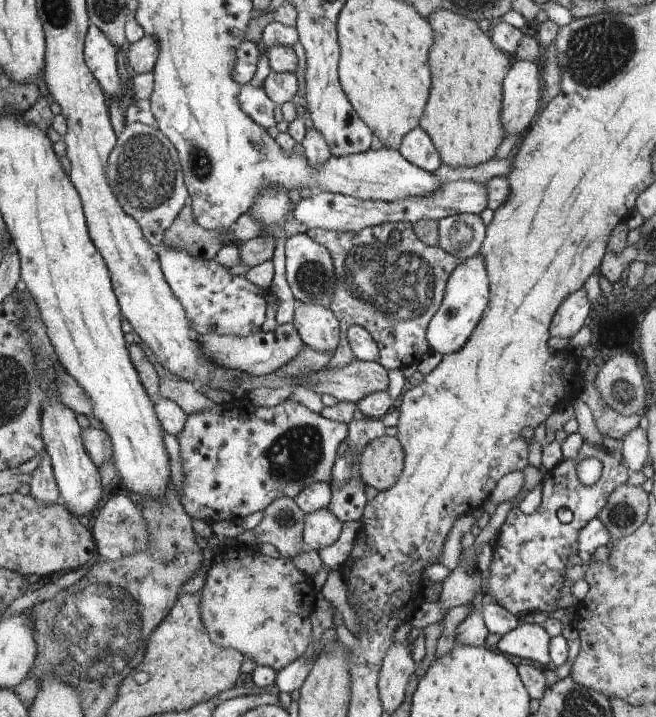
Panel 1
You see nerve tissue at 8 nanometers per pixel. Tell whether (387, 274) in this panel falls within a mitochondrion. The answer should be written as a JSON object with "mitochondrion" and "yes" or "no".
{"mitochondrion":"yes"}

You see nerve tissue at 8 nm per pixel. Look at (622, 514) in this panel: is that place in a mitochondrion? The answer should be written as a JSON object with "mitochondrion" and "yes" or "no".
{"mitochondrion":"yes"}

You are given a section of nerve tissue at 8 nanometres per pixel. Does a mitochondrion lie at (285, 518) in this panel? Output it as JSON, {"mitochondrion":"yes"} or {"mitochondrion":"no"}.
{"mitochondrion":"yes"}

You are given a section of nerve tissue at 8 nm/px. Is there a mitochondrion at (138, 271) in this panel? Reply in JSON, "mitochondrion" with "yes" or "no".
{"mitochondrion":"no"}

